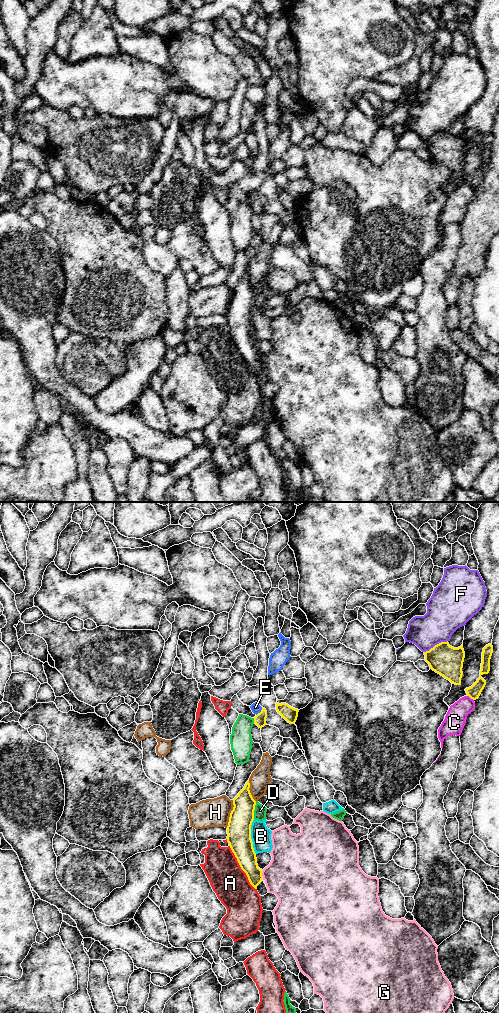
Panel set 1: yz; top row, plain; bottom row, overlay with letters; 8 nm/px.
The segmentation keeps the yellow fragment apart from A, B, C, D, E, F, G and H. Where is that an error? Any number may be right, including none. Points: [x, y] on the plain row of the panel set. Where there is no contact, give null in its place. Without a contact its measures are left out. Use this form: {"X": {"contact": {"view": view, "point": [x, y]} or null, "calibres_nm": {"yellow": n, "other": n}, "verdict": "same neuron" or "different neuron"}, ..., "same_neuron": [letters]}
{"A": {"contact": {"view": "yz", "point": [240, 354]}, "calibres_nm": {"yellow": 190, "other": 280}, "verdict": "different neuron"}, "B": {"contact": {"view": "yz", "point": [250, 324]}, "calibres_nm": {"yellow": 190, "other": 160}, "verdict": "different neuron"}, "C": {"contact": {"view": "yz", "point": [470, 185]}, "calibres_nm": {"yellow": 100, "other": 170}, "verdict": "different neuron"}, "D": {"contact": {"view": "yz", "point": [254, 297]}, "calibres_nm": {"yellow": 190, "other": 100}, "verdict": "different neuron"}, "E": {"contact": {"view": "yz", "point": [261, 199]}, "calibres_nm": {"yellow": 100, "other": 80}, "verdict": "same neuron"}, "F": {"contact": {"view": "yz", "point": [435, 133]}, "calibres_nm": {"yellow": 240, "other": 280}, "verdict": "different neuron"}, "G": {"contact": {"view": "yz", "point": [261, 362]}, "calibres_nm": {"yellow": 160, "other": 420}, "verdict": "different neuron"}, "H": {"contact": {"view": "yz", "point": [230, 302]}, "calibres_nm": {"yellow": 190, "other": 220}, "verdict": "different neuron"}, "same_neuron": ["E"]}

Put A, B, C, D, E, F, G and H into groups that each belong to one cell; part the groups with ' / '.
A / B / C / D / E / F / G / H

